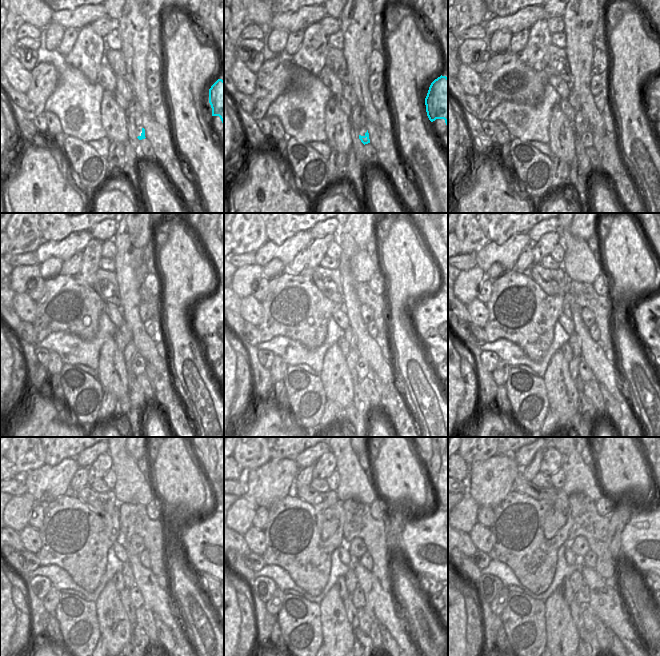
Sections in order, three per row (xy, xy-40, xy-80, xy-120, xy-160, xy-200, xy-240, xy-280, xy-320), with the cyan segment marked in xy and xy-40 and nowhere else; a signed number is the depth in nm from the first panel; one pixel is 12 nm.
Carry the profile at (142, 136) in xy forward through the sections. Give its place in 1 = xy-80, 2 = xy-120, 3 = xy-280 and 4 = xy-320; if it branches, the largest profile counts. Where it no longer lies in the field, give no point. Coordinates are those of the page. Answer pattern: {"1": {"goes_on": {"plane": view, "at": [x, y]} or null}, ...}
{"1": {"goes_on": {"plane": "xy-80", "at": [587, 141]}}, "2": {"goes_on": {"plane": "xy-120", "at": [138, 366]}}, "3": {"goes_on": {"plane": "xy-280", "at": [358, 598]}}, "4": {"goes_on": {"plane": "xy-320", "at": [582, 596]}}}

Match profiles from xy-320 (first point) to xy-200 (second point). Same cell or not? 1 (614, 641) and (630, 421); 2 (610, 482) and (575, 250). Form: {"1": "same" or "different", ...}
{"1": "different", "2": "different"}

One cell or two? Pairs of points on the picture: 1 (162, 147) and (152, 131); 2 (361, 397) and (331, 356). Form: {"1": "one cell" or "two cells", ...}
{"1": "one cell", "2": "two cells"}

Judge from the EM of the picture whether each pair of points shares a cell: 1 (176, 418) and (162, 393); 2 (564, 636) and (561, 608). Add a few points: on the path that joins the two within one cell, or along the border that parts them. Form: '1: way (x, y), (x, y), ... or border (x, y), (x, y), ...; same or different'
1: border (178, 396), (164, 407); different
2: way (561, 629), (561, 615); same

